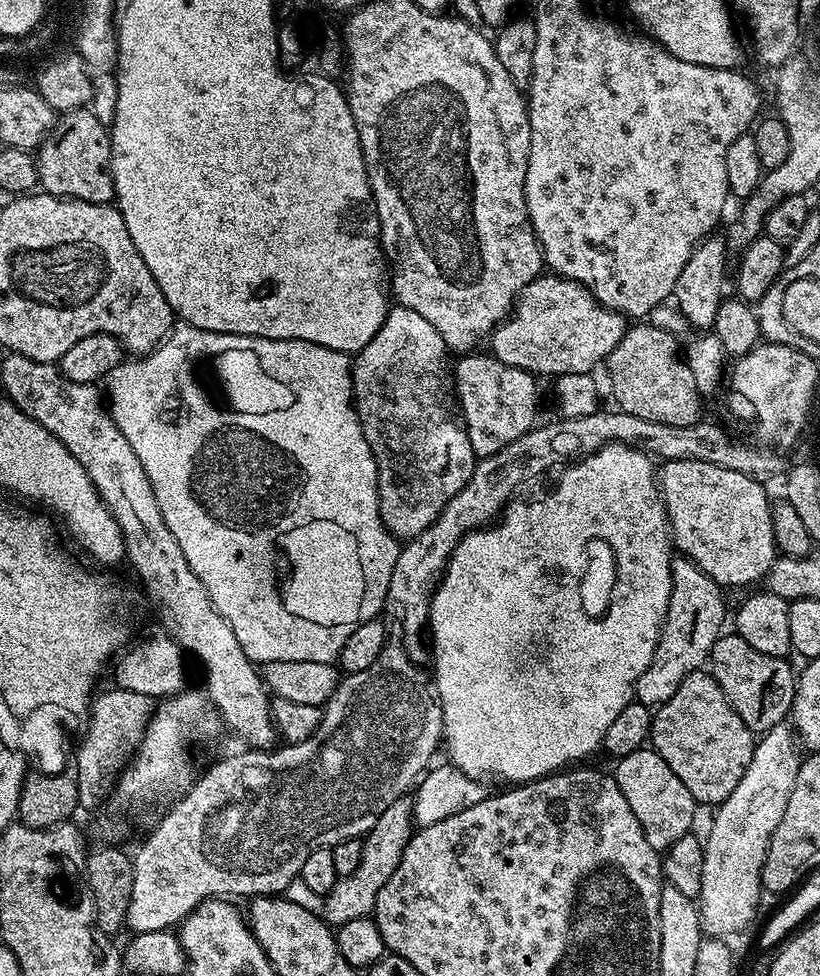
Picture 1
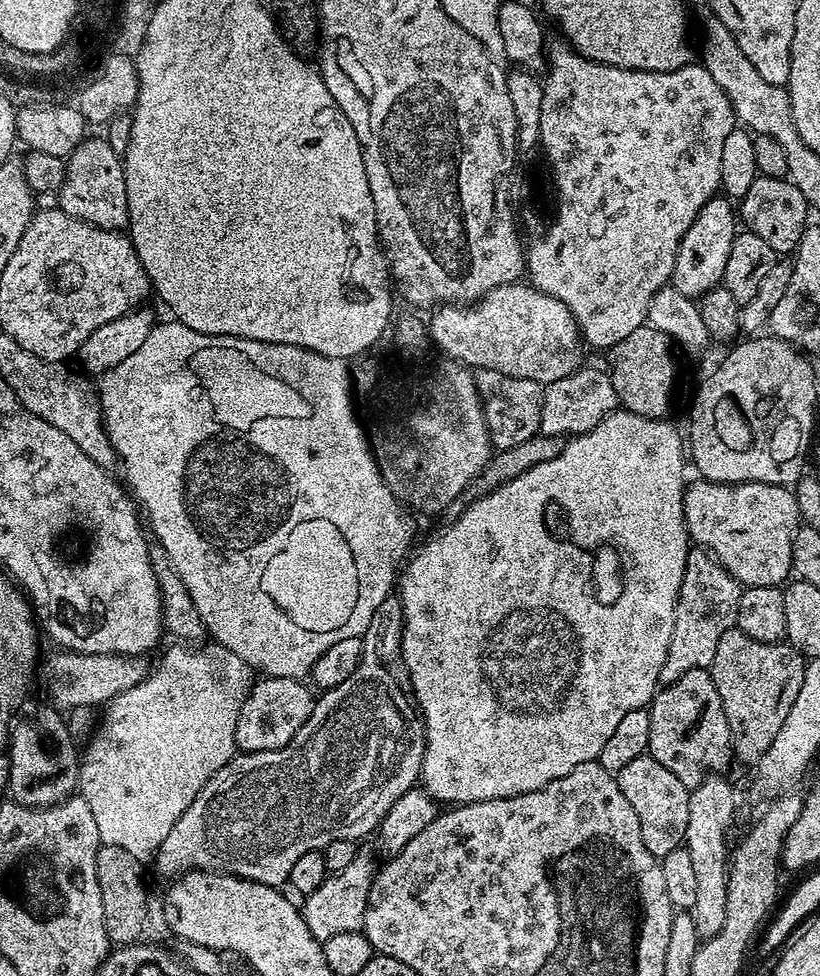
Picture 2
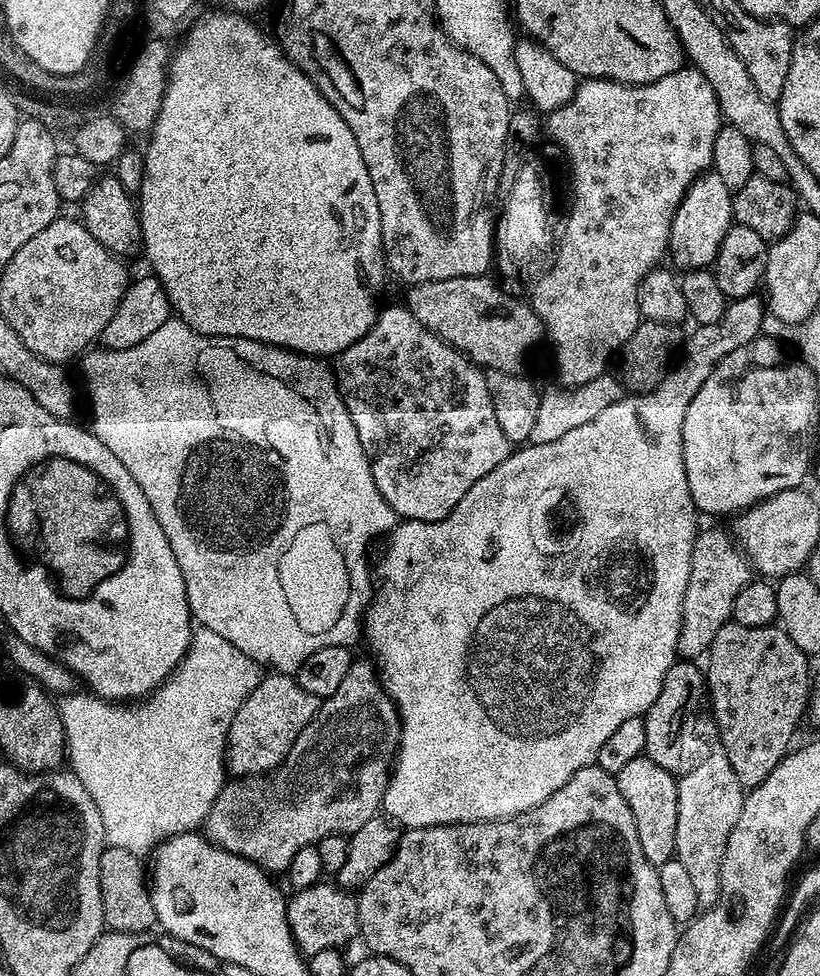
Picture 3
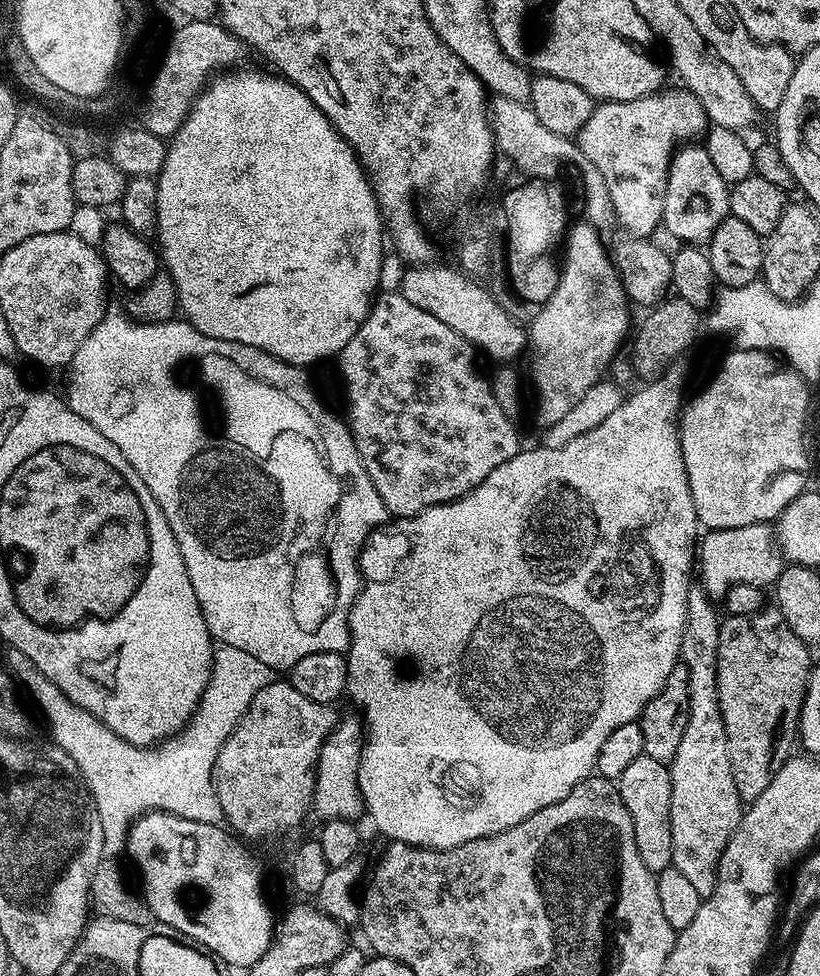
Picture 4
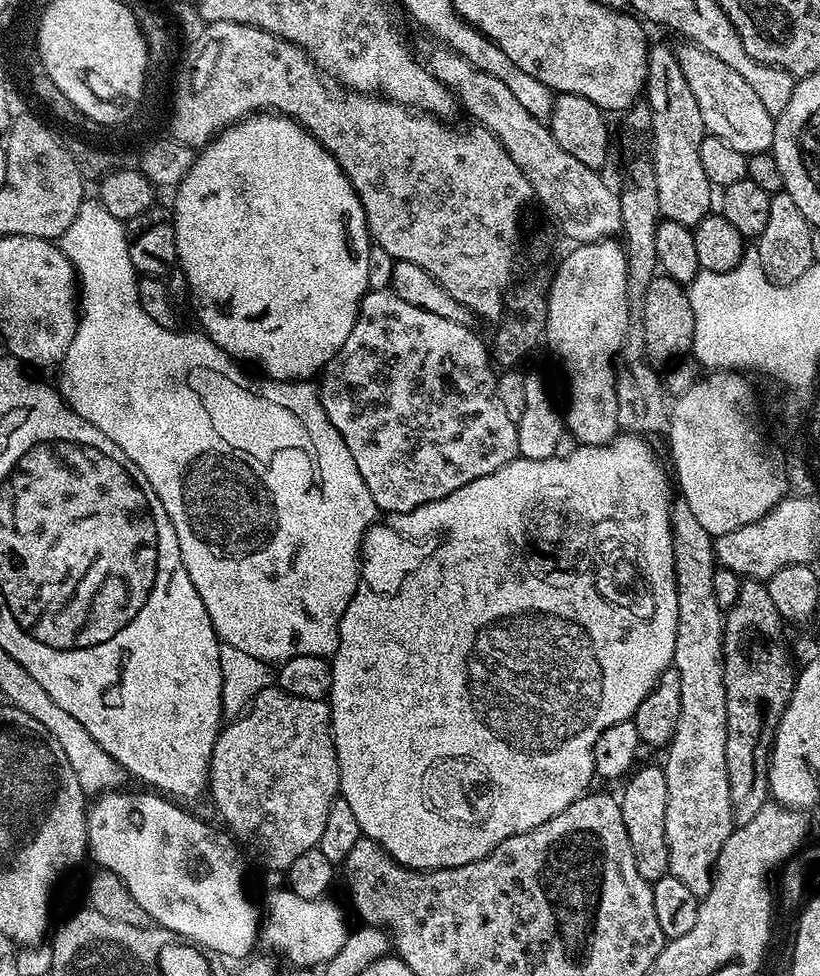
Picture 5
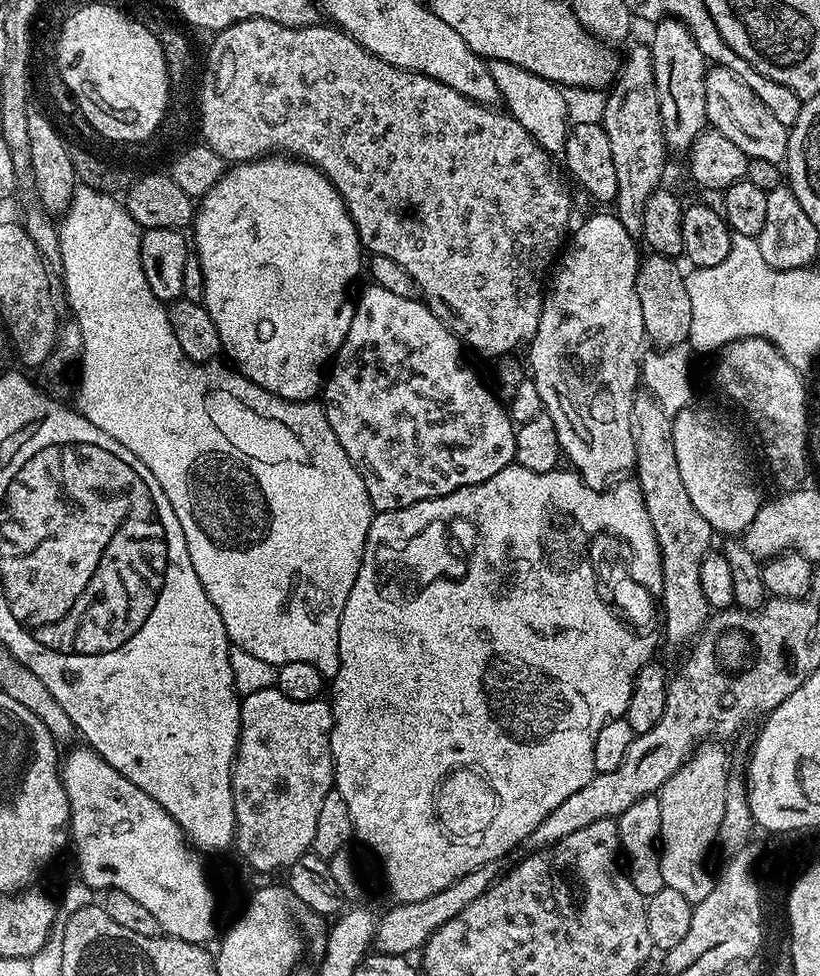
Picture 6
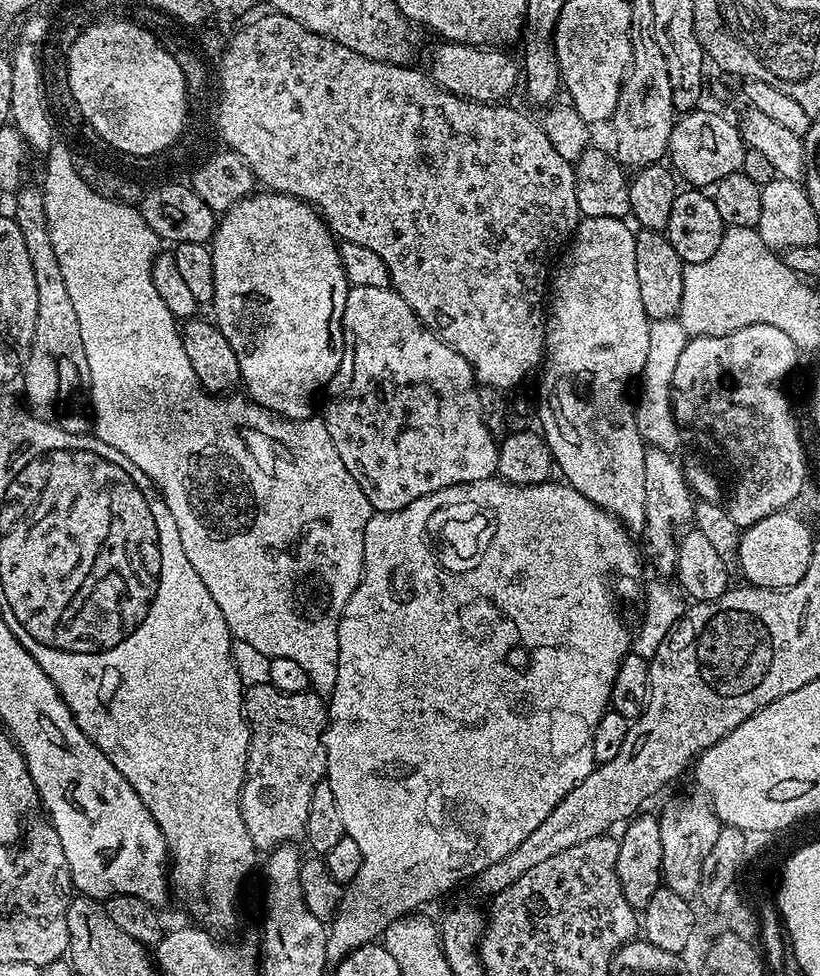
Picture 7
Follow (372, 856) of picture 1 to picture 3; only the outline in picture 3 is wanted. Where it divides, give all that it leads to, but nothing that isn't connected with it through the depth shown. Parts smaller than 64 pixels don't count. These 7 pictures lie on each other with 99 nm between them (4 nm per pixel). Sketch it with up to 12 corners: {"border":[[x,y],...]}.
{"border":[[335,883],[299,889],[288,925],[305,957],[360,936],[357,897]]}

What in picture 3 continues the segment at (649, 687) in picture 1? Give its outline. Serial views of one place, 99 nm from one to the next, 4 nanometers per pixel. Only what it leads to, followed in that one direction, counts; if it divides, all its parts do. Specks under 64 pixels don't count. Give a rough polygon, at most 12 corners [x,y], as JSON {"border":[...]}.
{"border":[[697,531],[681,657],[700,658],[753,576],[728,532]]}

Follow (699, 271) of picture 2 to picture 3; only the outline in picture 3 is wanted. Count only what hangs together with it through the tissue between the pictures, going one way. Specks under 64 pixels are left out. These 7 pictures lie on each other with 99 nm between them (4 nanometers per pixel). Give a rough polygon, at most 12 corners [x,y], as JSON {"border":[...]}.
{"border":[[711,170],[686,190],[668,252],[711,269],[732,229],[733,192]]}

